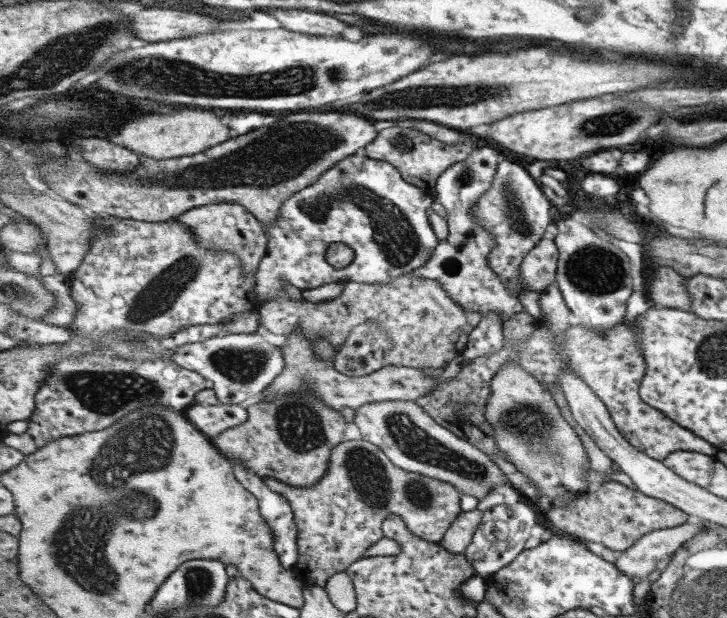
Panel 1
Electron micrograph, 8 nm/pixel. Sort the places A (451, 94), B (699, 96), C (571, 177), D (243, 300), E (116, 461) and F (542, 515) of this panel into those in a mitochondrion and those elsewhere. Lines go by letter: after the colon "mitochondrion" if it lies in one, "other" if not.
A: mitochondrion
B: other
C: other
D: other
E: mitochondrion
F: other

